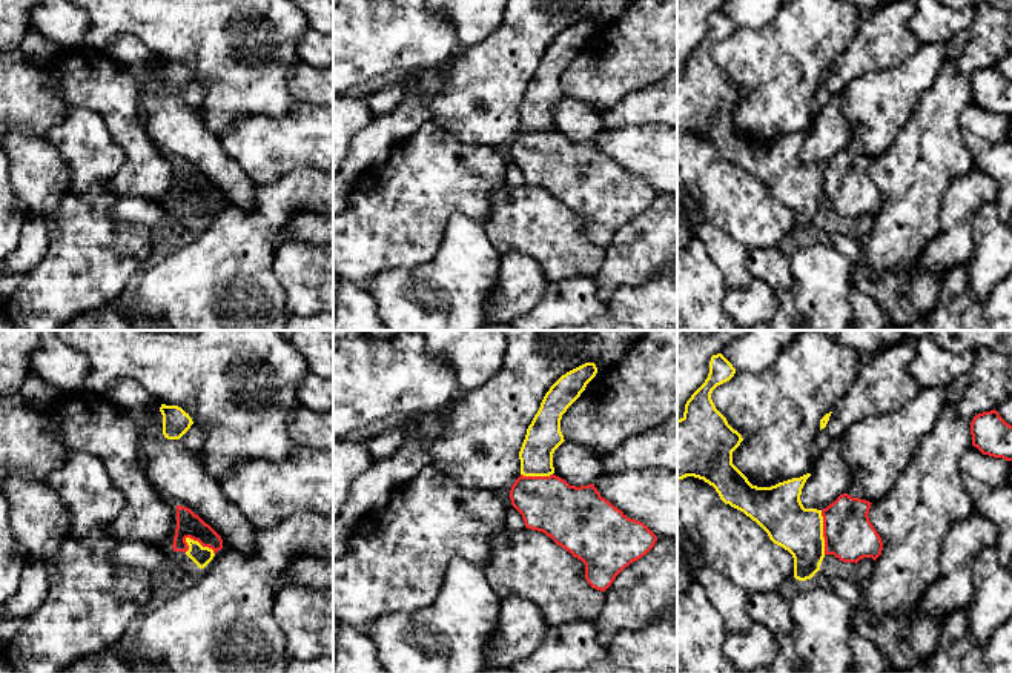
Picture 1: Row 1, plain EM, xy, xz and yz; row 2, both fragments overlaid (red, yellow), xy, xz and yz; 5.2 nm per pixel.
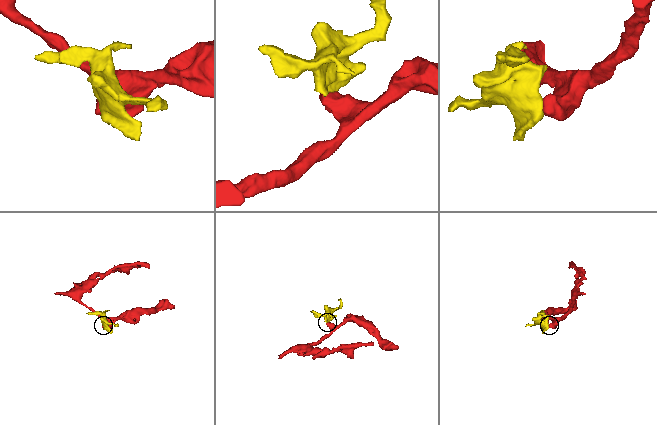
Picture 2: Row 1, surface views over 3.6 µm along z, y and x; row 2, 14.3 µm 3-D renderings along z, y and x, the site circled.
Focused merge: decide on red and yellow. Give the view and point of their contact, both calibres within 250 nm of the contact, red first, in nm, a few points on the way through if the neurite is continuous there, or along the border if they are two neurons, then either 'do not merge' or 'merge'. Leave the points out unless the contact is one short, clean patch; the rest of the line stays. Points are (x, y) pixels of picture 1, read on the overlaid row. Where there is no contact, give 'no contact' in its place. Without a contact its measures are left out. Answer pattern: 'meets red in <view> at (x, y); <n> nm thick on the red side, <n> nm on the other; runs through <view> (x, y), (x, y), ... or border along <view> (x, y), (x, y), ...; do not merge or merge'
meets red in xy at (200, 543); 130 nm thick on the red side, 100 nm on the other; border along xy (185, 538), (192, 538), (208, 546), (214, 553); do not merge

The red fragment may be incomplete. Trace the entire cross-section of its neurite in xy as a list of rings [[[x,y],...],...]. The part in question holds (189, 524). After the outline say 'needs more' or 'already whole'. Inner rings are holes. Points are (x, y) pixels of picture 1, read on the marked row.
[[[177,506],[177,529],[174,536],[174,552],[187,552],[189,545],[186,539],[198,541],[203,547],[209,547],[217,553],[223,549],[221,536],[206,524],[190,509]]] | already whole

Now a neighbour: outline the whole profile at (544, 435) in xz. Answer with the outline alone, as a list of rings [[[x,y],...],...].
[[[585,363],[562,375],[545,393],[519,452],[521,475],[550,476],[554,473],[553,453],[565,441],[561,432],[562,415],[596,373],[596,364]]]

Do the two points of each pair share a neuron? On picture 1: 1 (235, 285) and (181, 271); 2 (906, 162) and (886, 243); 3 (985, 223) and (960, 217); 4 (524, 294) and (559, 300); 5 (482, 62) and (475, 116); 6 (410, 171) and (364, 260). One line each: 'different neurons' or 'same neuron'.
1: same neuron
2: same neuron
3: different neurons
4: different neurons
5: same neuron
6: same neuron

